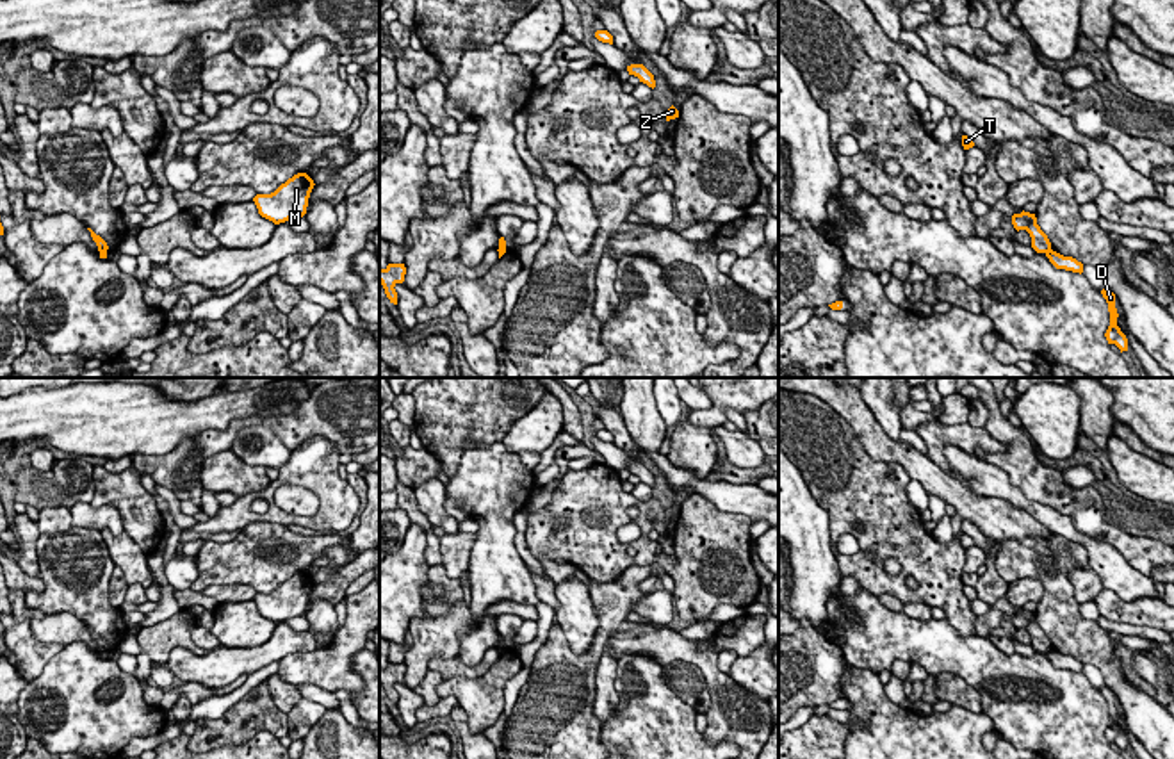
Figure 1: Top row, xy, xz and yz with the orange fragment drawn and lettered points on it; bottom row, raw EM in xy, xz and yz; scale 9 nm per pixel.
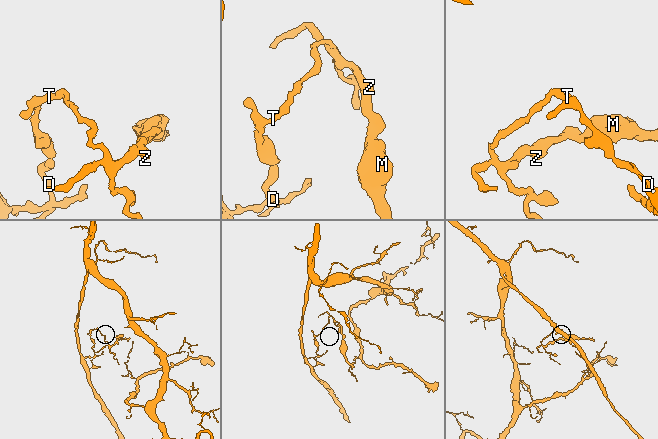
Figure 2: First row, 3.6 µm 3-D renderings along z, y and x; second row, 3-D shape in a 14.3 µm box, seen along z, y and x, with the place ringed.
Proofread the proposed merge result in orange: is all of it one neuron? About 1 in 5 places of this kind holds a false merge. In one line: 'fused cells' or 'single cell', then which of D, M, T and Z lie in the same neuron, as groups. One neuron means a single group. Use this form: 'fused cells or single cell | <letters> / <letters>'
fused cells | D / M T Z

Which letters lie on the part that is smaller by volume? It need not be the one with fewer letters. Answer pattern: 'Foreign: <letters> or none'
Foreign: M, T, Z

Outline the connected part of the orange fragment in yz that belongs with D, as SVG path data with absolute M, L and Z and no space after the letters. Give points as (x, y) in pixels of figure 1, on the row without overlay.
M1105 686L1101 690L1101 693L1106 698L1108 711L1110 711L1110 725L1108 725L1105 736L1106 736L1108 743L1115 743L1121 748L1121 752L1128 750L1128 738L1121 730L1121 727L1117 725L1119 713L1117 713L1117 707L1115 707L1115 693L1108 686Z

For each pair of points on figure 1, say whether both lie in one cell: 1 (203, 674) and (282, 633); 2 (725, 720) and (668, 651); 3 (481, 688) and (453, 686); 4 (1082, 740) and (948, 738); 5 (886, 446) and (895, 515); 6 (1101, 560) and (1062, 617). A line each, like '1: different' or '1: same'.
1: same
2: same
3: same
4: different
5: different
6: different

